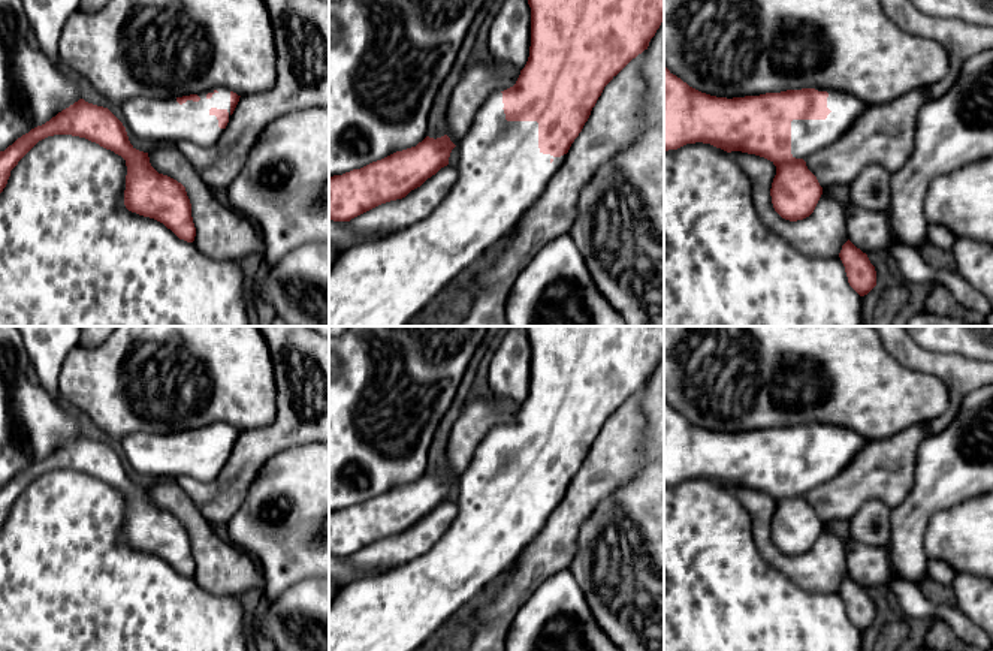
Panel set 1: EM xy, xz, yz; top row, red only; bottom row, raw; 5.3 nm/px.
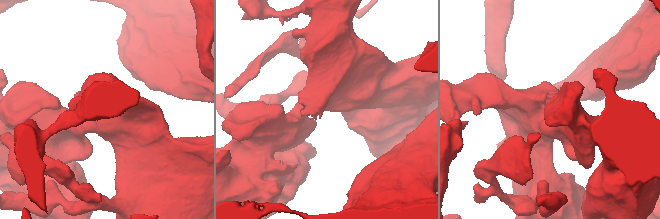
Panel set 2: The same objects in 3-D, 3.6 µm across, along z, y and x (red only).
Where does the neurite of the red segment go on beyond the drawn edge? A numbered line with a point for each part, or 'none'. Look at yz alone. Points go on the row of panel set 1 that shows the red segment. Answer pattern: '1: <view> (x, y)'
1: yz (808, 136)

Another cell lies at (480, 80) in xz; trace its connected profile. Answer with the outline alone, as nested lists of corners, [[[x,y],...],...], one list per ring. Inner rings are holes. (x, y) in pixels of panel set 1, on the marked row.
[[[491,63],[470,64],[455,87],[447,109],[447,136],[458,145],[471,130],[477,112],[488,97],[513,87],[520,70],[513,64]]]

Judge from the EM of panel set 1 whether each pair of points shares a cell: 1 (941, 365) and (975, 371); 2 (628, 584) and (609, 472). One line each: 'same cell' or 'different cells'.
1: same cell
2: different cells

